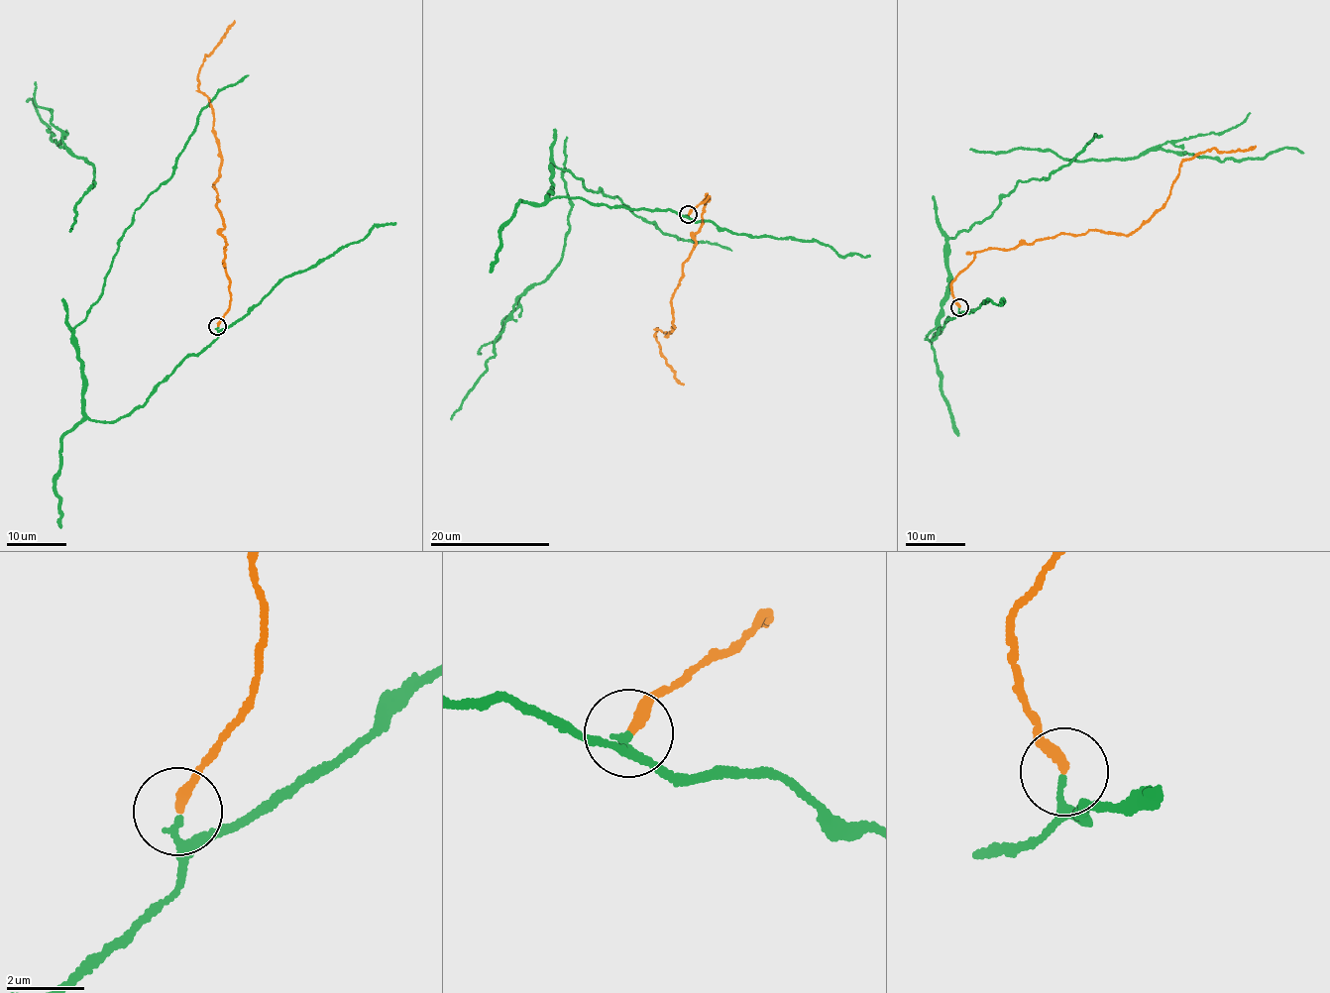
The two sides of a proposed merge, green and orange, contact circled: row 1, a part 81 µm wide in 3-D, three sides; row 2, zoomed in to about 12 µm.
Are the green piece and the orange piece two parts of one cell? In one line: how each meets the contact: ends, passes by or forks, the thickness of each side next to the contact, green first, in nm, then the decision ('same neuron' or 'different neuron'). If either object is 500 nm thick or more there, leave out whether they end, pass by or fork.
green passes by | orange ends | 120/280 nm | same neuron

